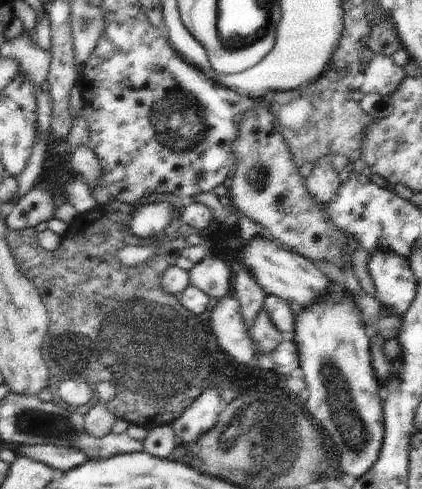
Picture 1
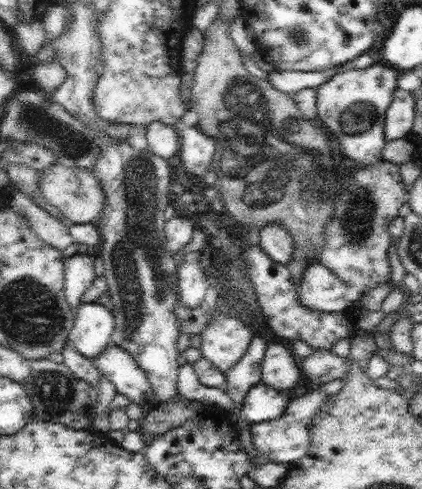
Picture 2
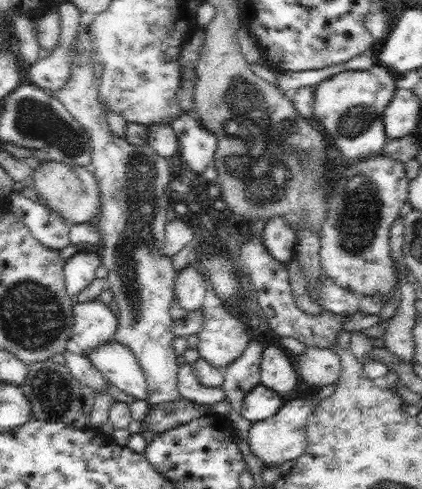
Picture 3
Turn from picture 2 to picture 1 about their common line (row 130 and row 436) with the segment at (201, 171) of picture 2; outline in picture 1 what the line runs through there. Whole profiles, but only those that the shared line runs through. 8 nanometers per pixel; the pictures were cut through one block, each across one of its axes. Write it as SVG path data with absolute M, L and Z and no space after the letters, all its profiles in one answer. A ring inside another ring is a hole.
M205 388L203 394L181 412L181 416L171 424L177 444L197 444L201 436L209 434L215 426L217 416L223 412L219 390Z

